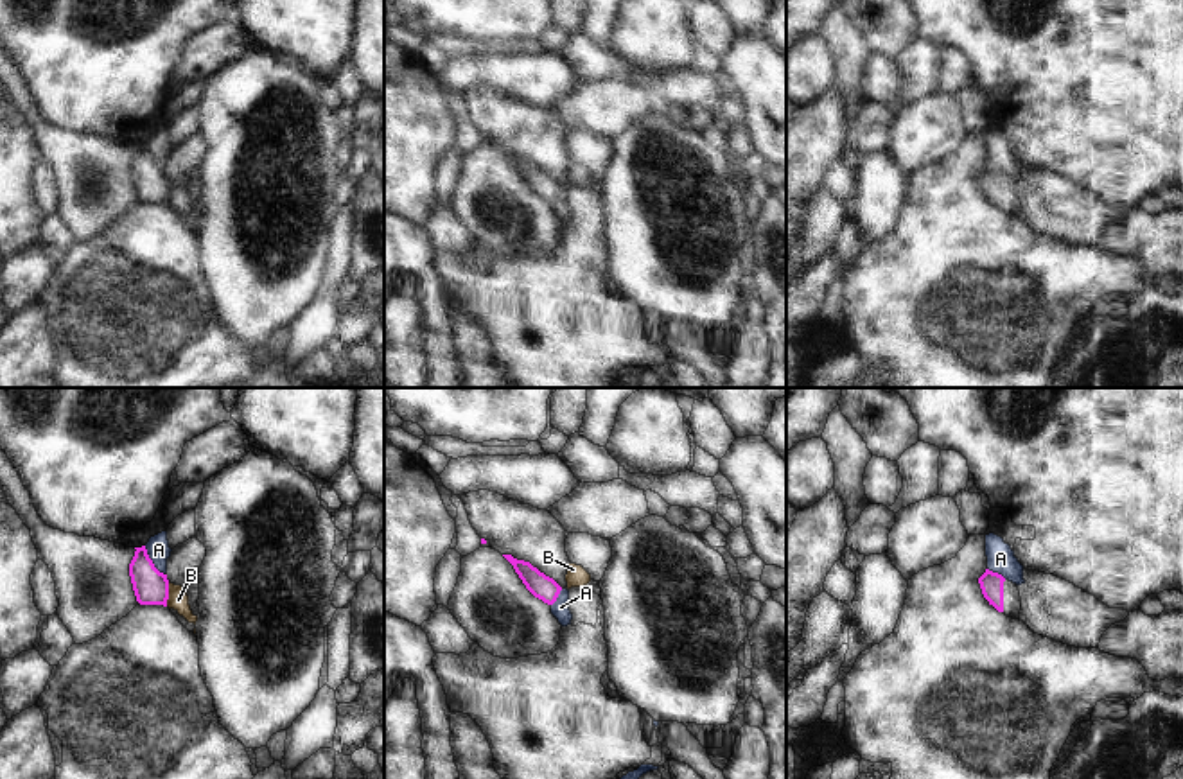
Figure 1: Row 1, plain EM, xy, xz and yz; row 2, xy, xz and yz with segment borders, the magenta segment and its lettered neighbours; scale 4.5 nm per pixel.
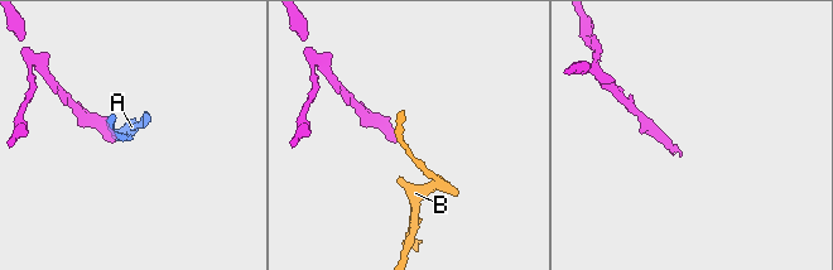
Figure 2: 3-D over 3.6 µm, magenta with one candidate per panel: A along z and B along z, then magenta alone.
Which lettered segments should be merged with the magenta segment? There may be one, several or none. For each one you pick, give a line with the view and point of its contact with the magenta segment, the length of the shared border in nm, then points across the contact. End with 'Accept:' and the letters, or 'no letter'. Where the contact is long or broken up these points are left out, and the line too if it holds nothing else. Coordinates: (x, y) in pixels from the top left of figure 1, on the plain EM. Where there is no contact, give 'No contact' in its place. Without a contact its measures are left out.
Accept: no letter.

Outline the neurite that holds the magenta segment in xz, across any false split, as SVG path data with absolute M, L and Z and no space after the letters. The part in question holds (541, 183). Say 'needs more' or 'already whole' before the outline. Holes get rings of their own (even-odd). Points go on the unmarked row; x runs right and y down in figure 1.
already whole; M503 153L515 167L526 187L548 203L553 203L562 188L562 185L530 160L517 158L512 153Z

